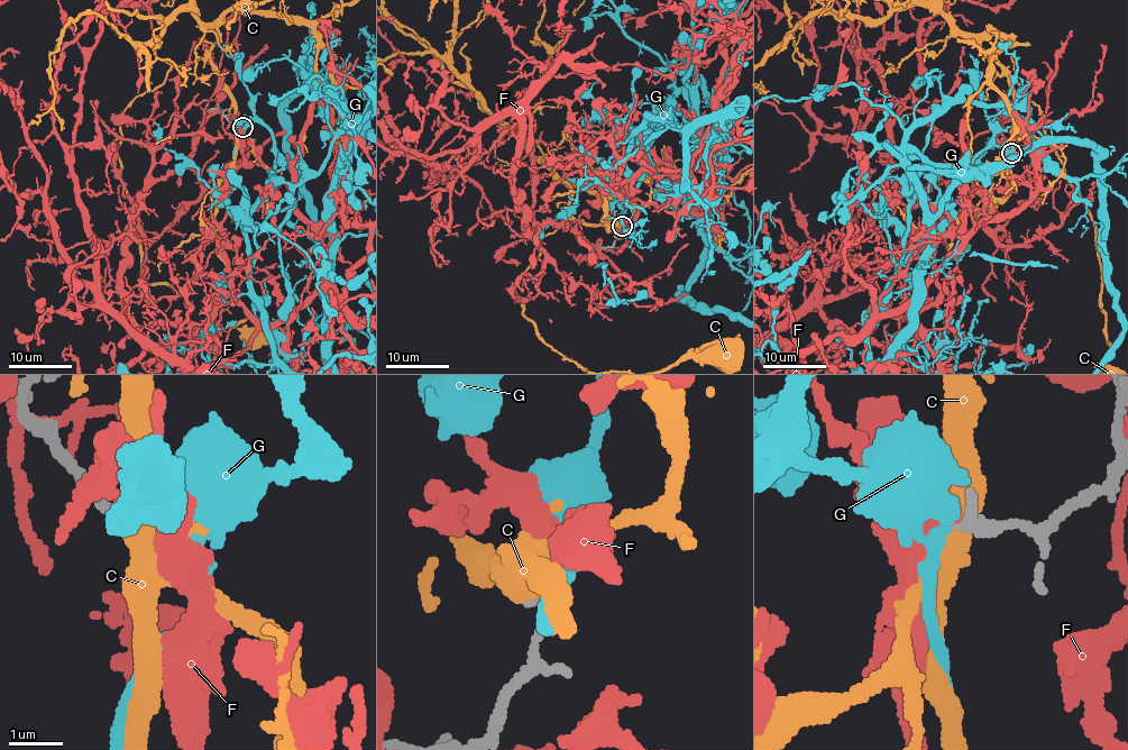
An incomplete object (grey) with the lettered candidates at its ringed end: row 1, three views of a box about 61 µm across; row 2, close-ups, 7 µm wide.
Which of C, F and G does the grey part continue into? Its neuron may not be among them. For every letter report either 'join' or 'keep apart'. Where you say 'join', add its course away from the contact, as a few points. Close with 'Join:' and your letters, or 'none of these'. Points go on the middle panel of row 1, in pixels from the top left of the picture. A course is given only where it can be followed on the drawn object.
C: keep apart
F: keep apart
G: join
Join: G

